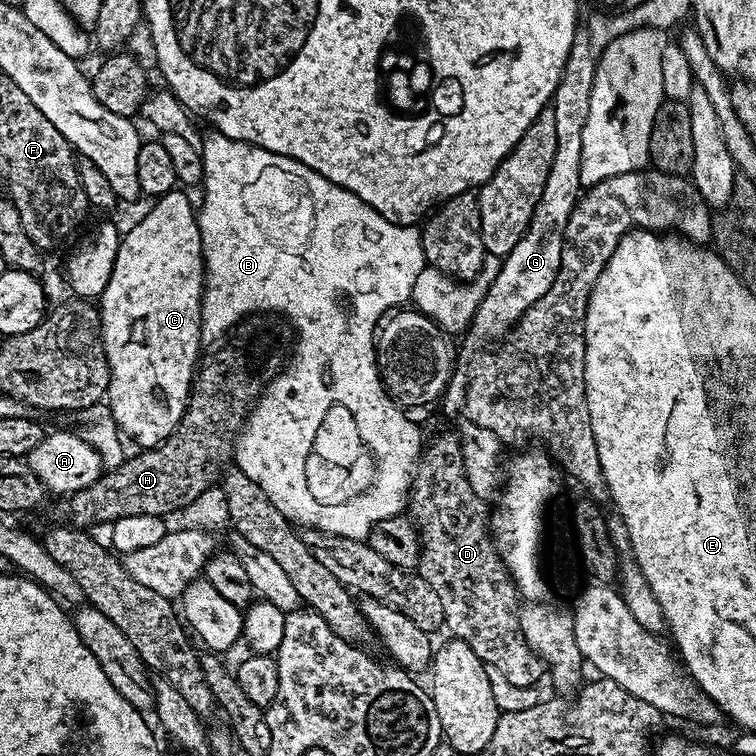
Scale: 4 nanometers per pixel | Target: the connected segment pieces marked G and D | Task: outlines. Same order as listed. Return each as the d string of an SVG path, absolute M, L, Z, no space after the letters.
M577 27L570 54L567 55L562 70L562 78L550 105L554 110L554 123L558 134L554 162L550 162L550 174L546 174L542 198L538 198L538 206L534 206L534 214L526 234L522 234L518 246L514 246L514 250L510 250L510 254L501 259L498 278L494 278L490 290L486 290L484 300L468 326L466 339L472 348L484 350L503 341L515 328L522 314L526 314L526 310L530 310L530 306L534 306L534 302L538 302L538 298L542 298L542 294L546 294L546 290L554 286L554 278L558 278L558 266L562 266L564 231L570 222L570 214L582 195L582 130L586 126L586 118L590 115L590 94L596 77L597 59L587 27Z
M455 431L444 432L423 445L416 471L412 478L410 495L406 501L407 515L411 516L420 533L419 573L442 598L442 610L447 631L461 639L486 664L498 670L513 686L537 687L546 676L543 660L530 650L522 634L520 610L522 596L516 581L508 572L504 559L496 548L490 531L490 508L470 486L466 479L466 466L462 464L462 442Z

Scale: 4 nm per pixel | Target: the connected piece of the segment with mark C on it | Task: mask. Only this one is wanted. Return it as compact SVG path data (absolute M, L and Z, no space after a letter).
M173 190L159 197L153 203L156 205L128 233L123 233L120 245L116 247L114 262L102 285L104 293L101 294L100 300L98 299L100 329L102 330L104 349L110 366L110 386L106 397L106 408L112 419L115 420L117 429L129 441L131 441L130 439L137 440L141 449L155 448L157 444L161 444L166 438L170 438L172 432L175 432L184 413L184 407L188 405L188 398L192 391L194 373L198 368L196 355L202 351L200 343L200 299L204 297L204 251L202 250L202 238L200 237L200 221L194 204L191 204L180 192L184 193L180 190Z

